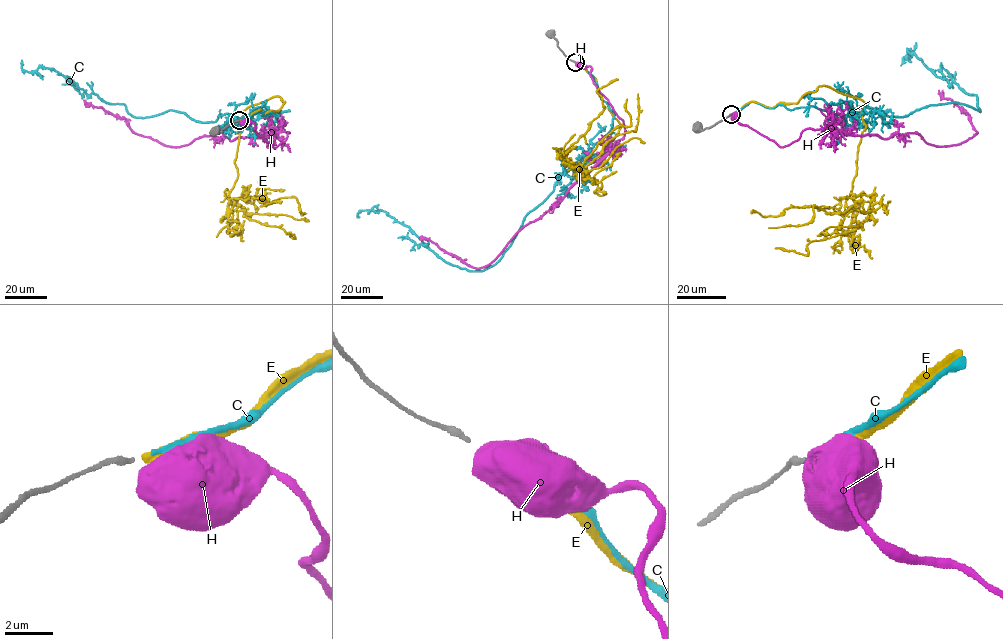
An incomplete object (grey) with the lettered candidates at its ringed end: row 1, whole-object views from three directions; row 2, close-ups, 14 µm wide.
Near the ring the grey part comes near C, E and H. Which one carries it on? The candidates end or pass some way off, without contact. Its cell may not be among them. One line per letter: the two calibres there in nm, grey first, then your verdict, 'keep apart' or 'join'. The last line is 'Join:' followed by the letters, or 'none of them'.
C: 260/200 nm | join
E: 260/360 nm | keep apart
H: 260/750 nm | keep apart
Join: C

